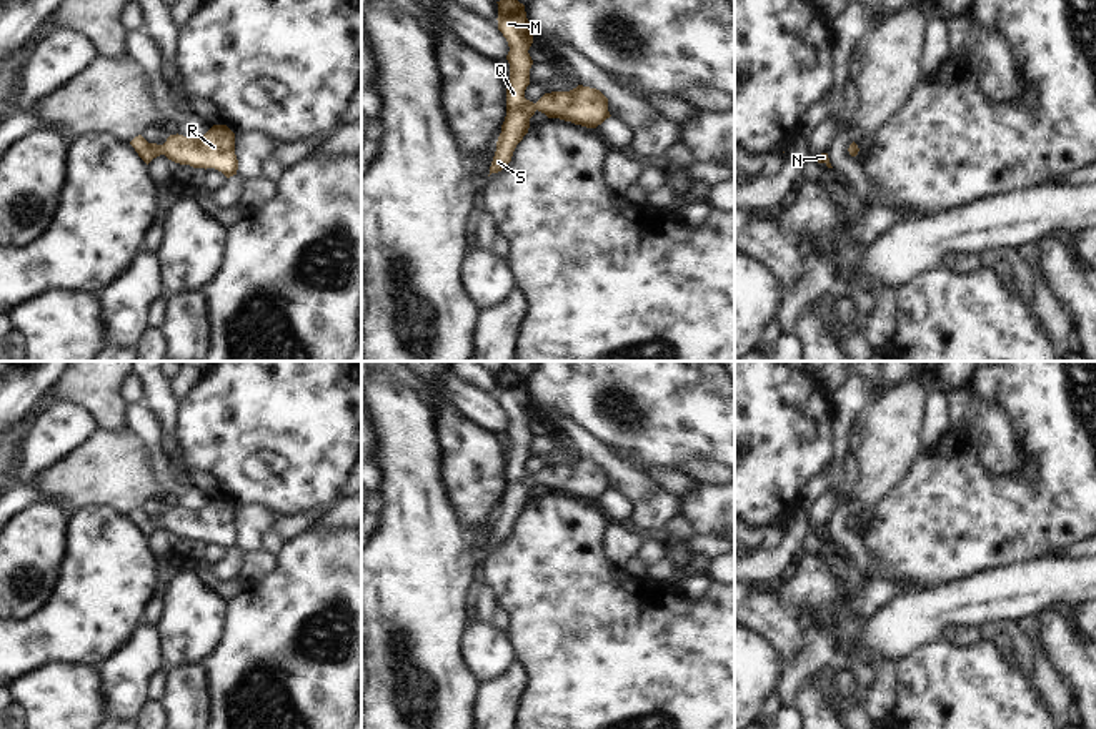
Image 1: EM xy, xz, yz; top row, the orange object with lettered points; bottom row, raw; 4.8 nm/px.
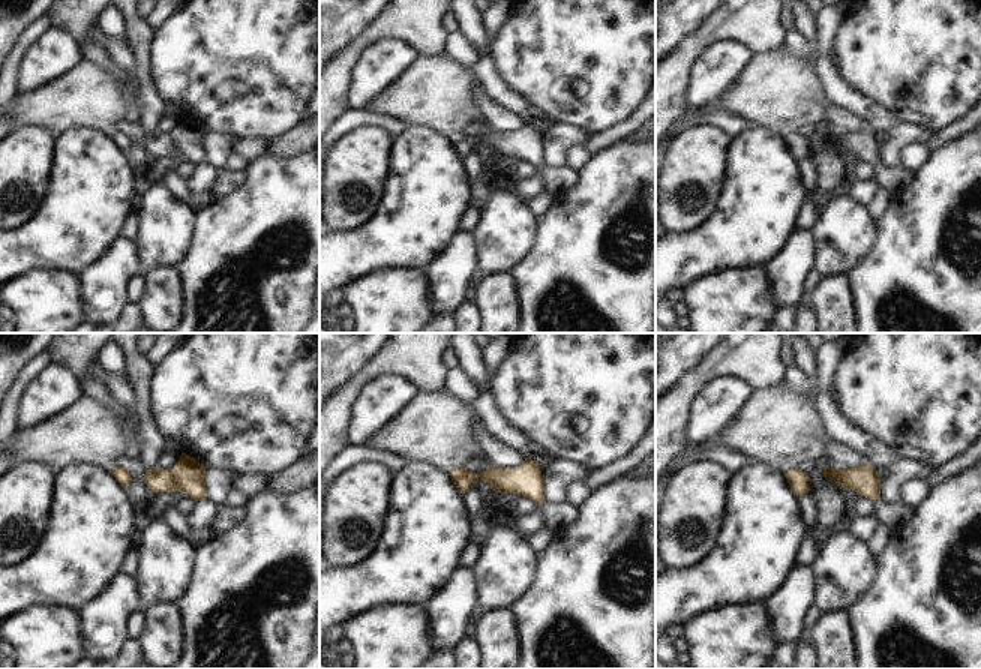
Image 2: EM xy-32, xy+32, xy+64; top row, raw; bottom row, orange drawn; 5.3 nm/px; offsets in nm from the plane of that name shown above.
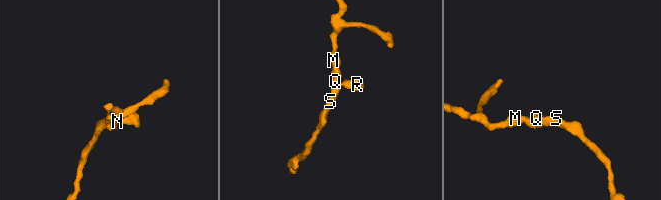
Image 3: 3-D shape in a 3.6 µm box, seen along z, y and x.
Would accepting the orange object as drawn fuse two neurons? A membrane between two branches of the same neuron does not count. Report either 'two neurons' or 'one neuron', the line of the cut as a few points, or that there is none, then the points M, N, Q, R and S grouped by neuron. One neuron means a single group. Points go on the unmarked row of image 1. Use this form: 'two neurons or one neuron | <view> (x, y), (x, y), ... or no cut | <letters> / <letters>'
one neuron | no cut | M N Q R S

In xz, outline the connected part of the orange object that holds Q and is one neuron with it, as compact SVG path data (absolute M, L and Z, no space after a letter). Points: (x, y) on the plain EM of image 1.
M503 369L498 376L498 403L508 414L510 424L510 456L506 461L506 489L496 514L496 524L490 539L490 548L501 544L513 529L516 518L523 513L530 501L530 491L535 484L545 486L548 491L560 491L596 501L606 491L608 471L596 461L578 458L570 464L545 466L536 476L525 471L530 458L530 441L533 433L528 426L533 408L526 391L525 378L511 369Z

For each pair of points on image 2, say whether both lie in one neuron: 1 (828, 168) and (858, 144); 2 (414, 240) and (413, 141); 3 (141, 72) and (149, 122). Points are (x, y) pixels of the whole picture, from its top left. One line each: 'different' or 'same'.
1: different
2: same
3: same

